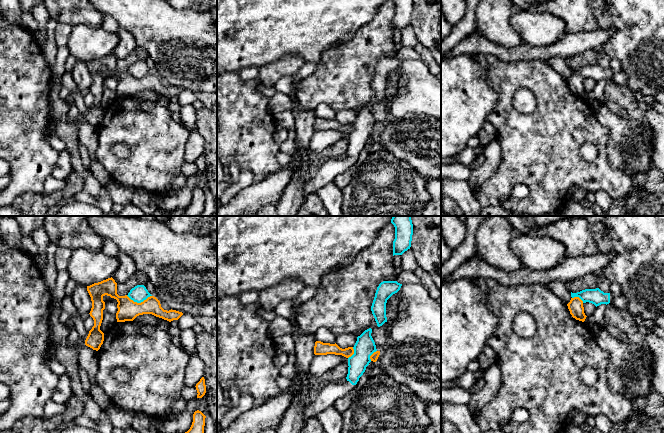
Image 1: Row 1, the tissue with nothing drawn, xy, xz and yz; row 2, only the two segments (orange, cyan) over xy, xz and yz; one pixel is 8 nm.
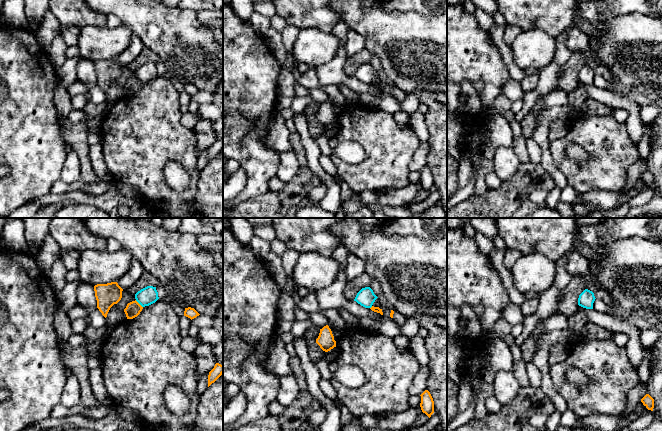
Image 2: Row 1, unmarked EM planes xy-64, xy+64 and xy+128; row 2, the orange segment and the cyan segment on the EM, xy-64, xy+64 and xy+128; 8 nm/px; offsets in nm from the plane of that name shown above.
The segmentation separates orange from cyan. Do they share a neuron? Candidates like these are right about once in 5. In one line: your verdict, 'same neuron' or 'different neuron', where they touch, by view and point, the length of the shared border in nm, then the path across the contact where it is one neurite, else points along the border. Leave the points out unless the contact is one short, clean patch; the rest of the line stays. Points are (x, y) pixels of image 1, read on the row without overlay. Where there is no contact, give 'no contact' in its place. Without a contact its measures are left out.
different neuron; meets orange in xy at (139, 79); contact 200 nm long; border along xy (126, 71), (137, 78), (142, 78), (151, 72)

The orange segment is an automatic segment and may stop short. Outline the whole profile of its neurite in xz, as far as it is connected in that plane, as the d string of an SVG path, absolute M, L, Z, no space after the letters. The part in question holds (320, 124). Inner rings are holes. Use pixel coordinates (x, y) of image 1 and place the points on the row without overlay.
M316 117L314 122L314 130L315 131L335 130L349 134L354 130L354 125L353 123L342 125L336 119L330 120L323 119L321 117Z

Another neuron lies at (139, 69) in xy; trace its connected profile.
M137 61L130 66L127 72L134 78L141 79L152 71L144 61Z

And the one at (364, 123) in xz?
M369 104L357 113L353 123L354 130L348 134L347 157L340 160L323 160L322 165L318 167L316 175L305 181L303 186L303 203L310 194L317 193L320 188L332 183L336 177L354 165L359 154L371 138L370 132L377 127L371 109L372 105Z

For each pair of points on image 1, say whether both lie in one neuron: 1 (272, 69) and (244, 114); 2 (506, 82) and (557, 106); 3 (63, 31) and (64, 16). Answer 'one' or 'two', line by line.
1: two
2: one
3: two

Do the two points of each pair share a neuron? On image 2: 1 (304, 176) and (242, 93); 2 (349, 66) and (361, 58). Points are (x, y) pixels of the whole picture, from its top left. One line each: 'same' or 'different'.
1: different
2: same

